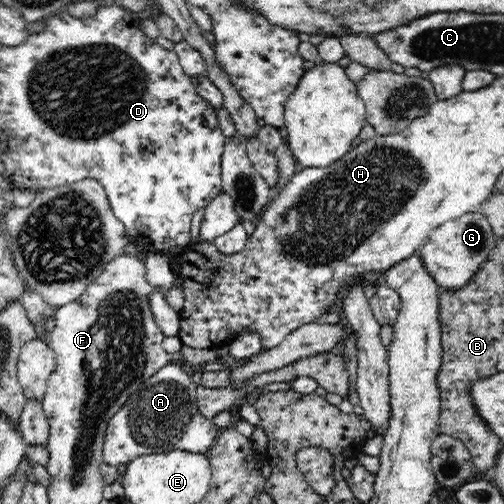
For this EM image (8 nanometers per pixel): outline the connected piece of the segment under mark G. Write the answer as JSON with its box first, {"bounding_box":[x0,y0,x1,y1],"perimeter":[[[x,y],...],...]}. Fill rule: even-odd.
{"bounding_box":[418,210,496,290],"perimeter":[[[480,210],[467,212],[460,218],[444,221],[431,230],[426,236],[426,244],[418,250],[418,254],[441,290],[457,289],[467,285],[480,269],[488,254],[493,251],[496,238],[484,213]]]}

